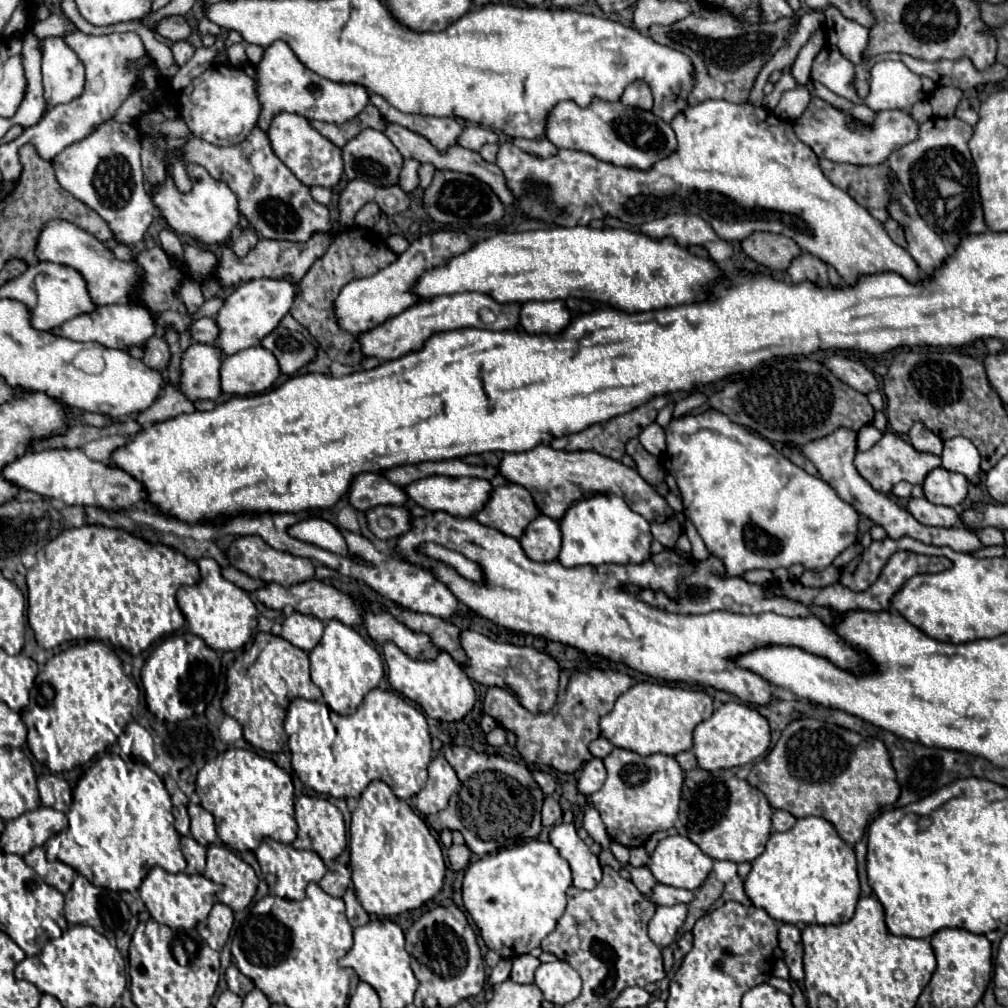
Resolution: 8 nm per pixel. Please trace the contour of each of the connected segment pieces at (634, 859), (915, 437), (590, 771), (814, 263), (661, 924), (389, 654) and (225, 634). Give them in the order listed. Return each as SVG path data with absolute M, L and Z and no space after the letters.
M646 847L630 849L630 865L644 865L648 863L648 859L650 859L650 853L646 851Z
M916 423L910 433L910 443L918 449L918 451L930 451L934 455L940 455L942 453L942 439L938 435L934 435L930 429L924 427L924 423Z
M592 759L582 769L582 775L578 779L578 789L584 795L592 795L602 789L604 781L606 781L606 769L604 769L602 759Z
M800 253L798 257L794 257L792 265L788 267L788 275L794 283L814 281L818 285L828 285L828 275L826 275L824 261L810 255L810 253Z
M686 905L658 907L656 915L650 919L648 925L650 939L660 947L668 947L676 939L684 919L686 919Z
M392 641L384 643L384 661L388 665L388 681L394 691L418 703L426 715L438 721L460 721L476 703L476 693L470 677L464 673L448 651L440 651L436 659L414 659Z
M200 559L200 581L196 585L184 585L176 593L176 601L188 619L190 631L204 639L204 643L214 651L234 651L246 645L256 629L256 605L244 589L236 587L222 577L222 569L214 559Z

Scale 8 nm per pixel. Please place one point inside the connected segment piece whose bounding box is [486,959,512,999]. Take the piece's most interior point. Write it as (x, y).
(501, 972)

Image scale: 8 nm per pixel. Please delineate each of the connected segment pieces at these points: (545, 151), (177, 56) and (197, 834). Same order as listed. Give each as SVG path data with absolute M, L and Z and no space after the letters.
M542 137L540 141L528 141L528 139L522 139L522 149L532 151L532 153L542 155L542 157L554 155L554 153L556 153L556 147L554 147L546 137Z
M178 41L172 45L172 53L174 53L174 61L178 65L184 65L194 55L194 47L188 41Z
M190 803L188 805L188 815L190 815L190 835L204 847L214 843L218 839L216 829L214 829L214 817L208 813L202 805Z

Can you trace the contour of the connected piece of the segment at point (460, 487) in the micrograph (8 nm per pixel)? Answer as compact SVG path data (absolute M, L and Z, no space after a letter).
M432 475L432 477L424 477L420 481L414 481L412 485L406 485L404 491L412 503L420 505L426 511L446 511L454 517L474 517L488 501L488 497L492 493L492 485L486 479Z

